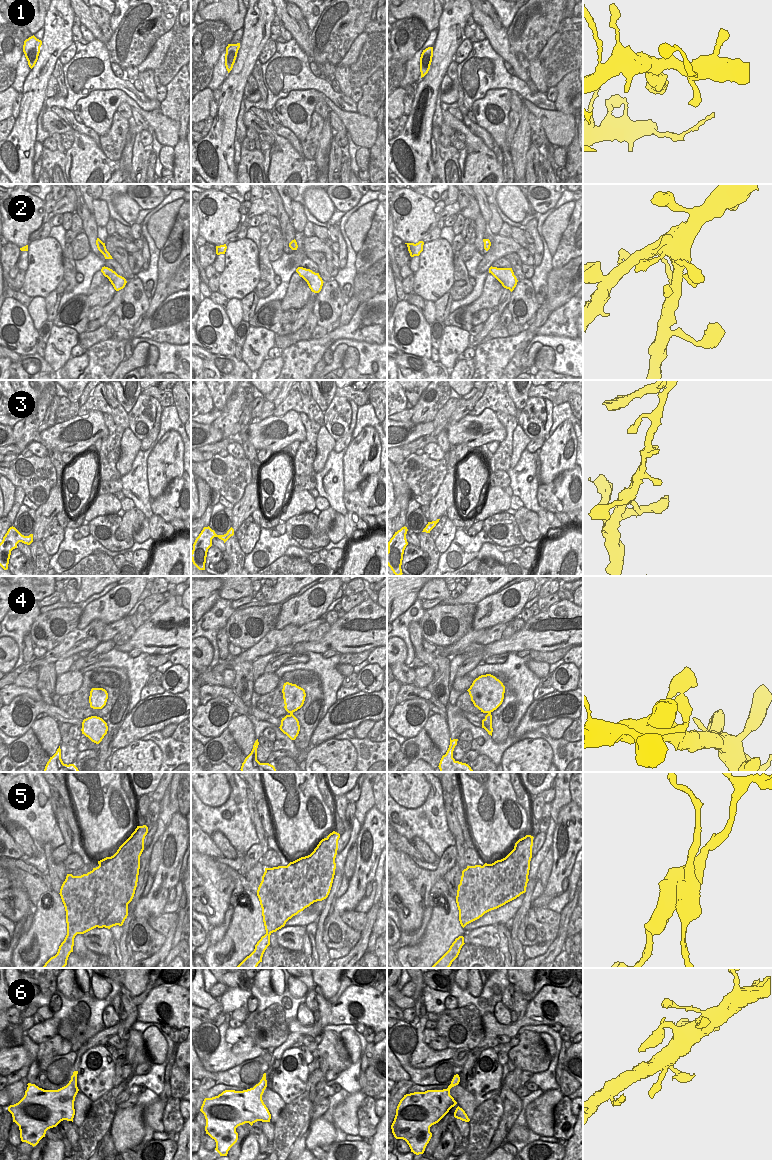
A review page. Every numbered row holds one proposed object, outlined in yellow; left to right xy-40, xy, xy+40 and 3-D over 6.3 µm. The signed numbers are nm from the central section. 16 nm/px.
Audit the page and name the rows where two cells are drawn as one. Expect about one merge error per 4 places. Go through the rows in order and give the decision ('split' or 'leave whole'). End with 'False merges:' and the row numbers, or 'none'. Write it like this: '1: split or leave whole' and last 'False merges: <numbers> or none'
1: leave whole
2: leave whole
3: leave whole
4: leave whole
5: split
6: leave whole
False merges: 5

